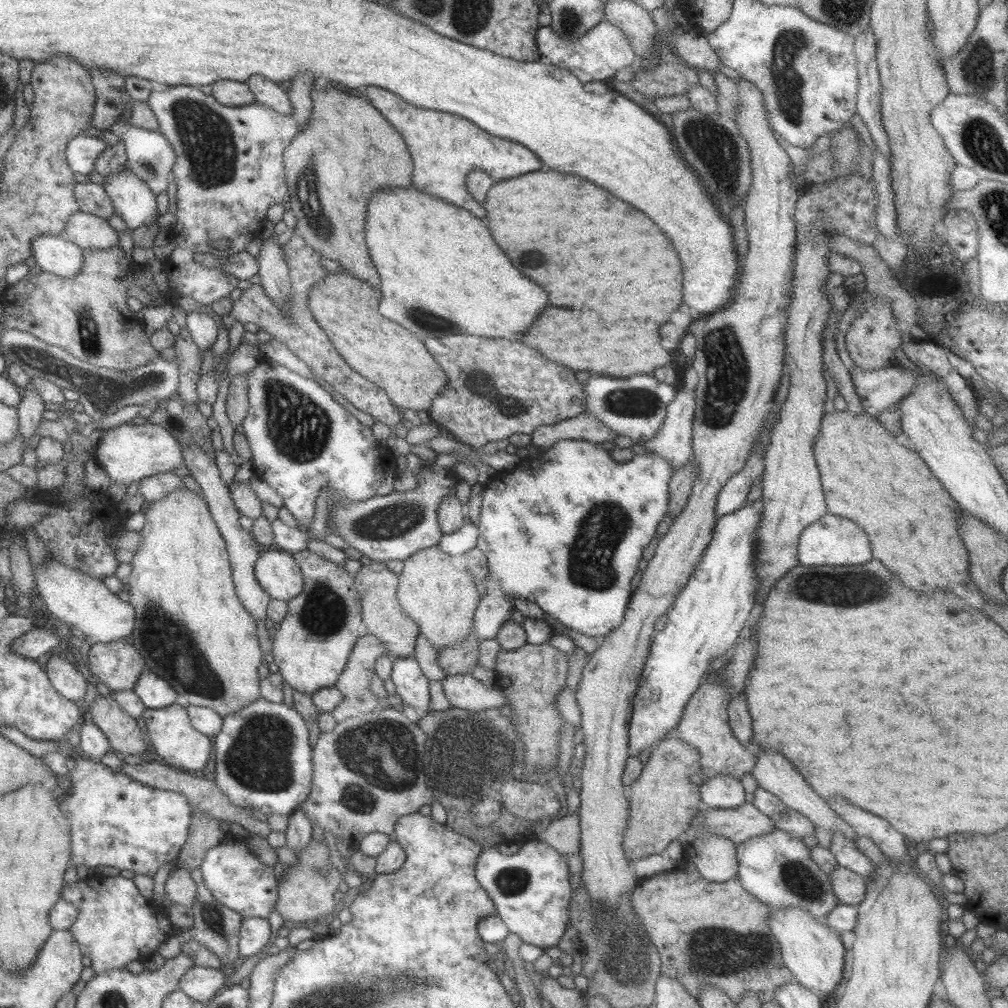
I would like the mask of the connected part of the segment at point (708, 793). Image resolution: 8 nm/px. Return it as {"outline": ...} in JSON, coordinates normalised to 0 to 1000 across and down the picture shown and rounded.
{"outline":[[[710,769],[698,774],[694,781],[698,801],[730,802],[739,797],[738,781],[734,774],[722,769]]]}

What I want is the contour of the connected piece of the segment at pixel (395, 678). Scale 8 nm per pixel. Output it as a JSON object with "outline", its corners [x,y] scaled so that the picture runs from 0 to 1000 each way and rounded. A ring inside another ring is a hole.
{"outline":[[[392,652],[390,659],[388,675],[393,680],[393,688],[398,690],[400,698],[406,698],[418,708],[423,708],[427,705],[426,676],[415,656],[410,652]]]}

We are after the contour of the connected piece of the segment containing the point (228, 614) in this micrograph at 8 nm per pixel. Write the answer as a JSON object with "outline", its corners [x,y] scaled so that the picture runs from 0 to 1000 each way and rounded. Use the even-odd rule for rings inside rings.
{"outline":[[[184,480],[172,486],[163,494],[146,498],[142,508],[145,520],[138,527],[140,539],[136,542],[132,555],[128,558],[131,562],[131,566],[127,571],[128,576],[126,576],[129,582],[128,597],[133,602],[133,608],[135,608],[135,619],[130,637],[134,643],[137,643],[137,647],[139,647],[141,654],[144,655],[146,663],[157,669],[162,675],[165,675],[176,688],[183,690],[187,694],[187,698],[211,702],[222,712],[229,706],[237,705],[240,701],[251,697],[252,694],[259,691],[259,676],[256,664],[262,657],[262,648],[258,643],[254,615],[246,608],[246,605],[242,604],[233,584],[225,540],[212,515],[209,513],[209,508],[203,495],[189,488]]]}

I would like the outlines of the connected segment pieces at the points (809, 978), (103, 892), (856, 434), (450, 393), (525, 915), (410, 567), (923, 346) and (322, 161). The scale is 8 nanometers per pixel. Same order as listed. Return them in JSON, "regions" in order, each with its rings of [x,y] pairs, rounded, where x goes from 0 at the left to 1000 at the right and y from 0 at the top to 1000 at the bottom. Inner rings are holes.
{"regions":[[[[794,900],[766,902],[761,913],[764,923],[773,935],[779,957],[786,963],[788,972],[808,983],[817,994],[827,990],[825,984],[837,966],[838,941],[835,931],[815,917],[804,904]]],[[[90,867],[84,872],[77,872],[72,877],[64,877],[61,891],[77,902],[77,911],[68,921],[75,932],[82,948],[90,950],[90,959],[94,966],[101,966],[111,961],[123,961],[127,955],[141,948],[156,945],[157,939],[169,927],[164,916],[157,910],[157,905],[148,892],[139,887],[131,872],[123,869],[103,869]]],[[[828,406],[827,409],[819,409],[815,414],[813,429],[807,440],[808,452],[813,465],[813,476],[816,484],[817,492],[819,493],[819,500],[821,508],[836,512],[837,514],[846,516],[851,522],[854,522],[861,531],[865,550],[869,556],[875,556],[877,562],[881,562],[883,565],[887,565],[893,575],[917,589],[927,587],[929,583],[935,585],[944,585],[944,581],[956,580],[963,575],[961,569],[961,548],[954,538],[953,532],[950,530],[950,519],[953,513],[954,504],[947,497],[946,494],[940,490],[940,487],[935,482],[935,479],[925,470],[922,462],[915,456],[915,453],[905,443],[893,440],[888,433],[869,415],[862,413],[858,408],[855,411],[845,411],[843,408]]],[[[445,331],[427,334],[420,338],[425,349],[435,358],[444,374],[442,383],[431,393],[424,410],[429,419],[441,425],[451,437],[465,443],[477,445],[484,438],[500,437],[512,430],[527,432],[535,423],[569,415],[580,409],[580,381],[575,381],[575,378],[571,377],[570,369],[562,363],[556,363],[550,357],[542,357],[537,349],[532,349],[515,337]]],[[[537,830],[516,836],[517,842],[508,848],[498,847],[495,839],[479,841],[472,852],[471,868],[476,880],[490,894],[493,908],[502,916],[506,926],[512,926],[524,937],[545,940],[553,938],[559,930],[564,915],[564,903],[567,891],[565,865],[562,849],[548,841]]],[[[435,541],[414,546],[401,557],[396,569],[394,592],[402,609],[411,615],[417,629],[435,649],[468,629],[476,587],[470,583],[470,577],[464,569],[454,567],[446,560],[446,551]]],[[[928,337],[899,339],[895,341],[895,346],[905,359],[928,370],[929,373],[938,374],[945,367],[938,354],[942,349],[937,344],[935,346]]],[[[329,83],[317,89],[312,84],[308,95],[311,101],[308,121],[281,151],[288,195],[285,207],[295,216],[293,231],[318,254],[335,261],[342,271],[377,288],[378,276],[362,237],[365,194],[373,187],[401,187],[409,181],[411,167],[406,147],[361,95],[335,89]],[[302,171],[306,171],[306,177],[300,175]]]]}

